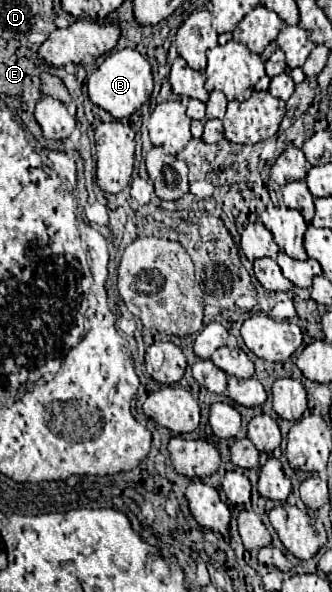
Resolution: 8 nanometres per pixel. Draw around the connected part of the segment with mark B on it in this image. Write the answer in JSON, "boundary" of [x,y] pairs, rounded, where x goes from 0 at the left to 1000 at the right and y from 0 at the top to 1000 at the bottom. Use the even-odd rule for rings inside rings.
{"boundary":[[[367,83],[313,100],[313,106],[259,137],[265,164],[283,177],[325,188],[343,201],[373,201],[416,188],[458,160],[458,113],[410,83]]]}

